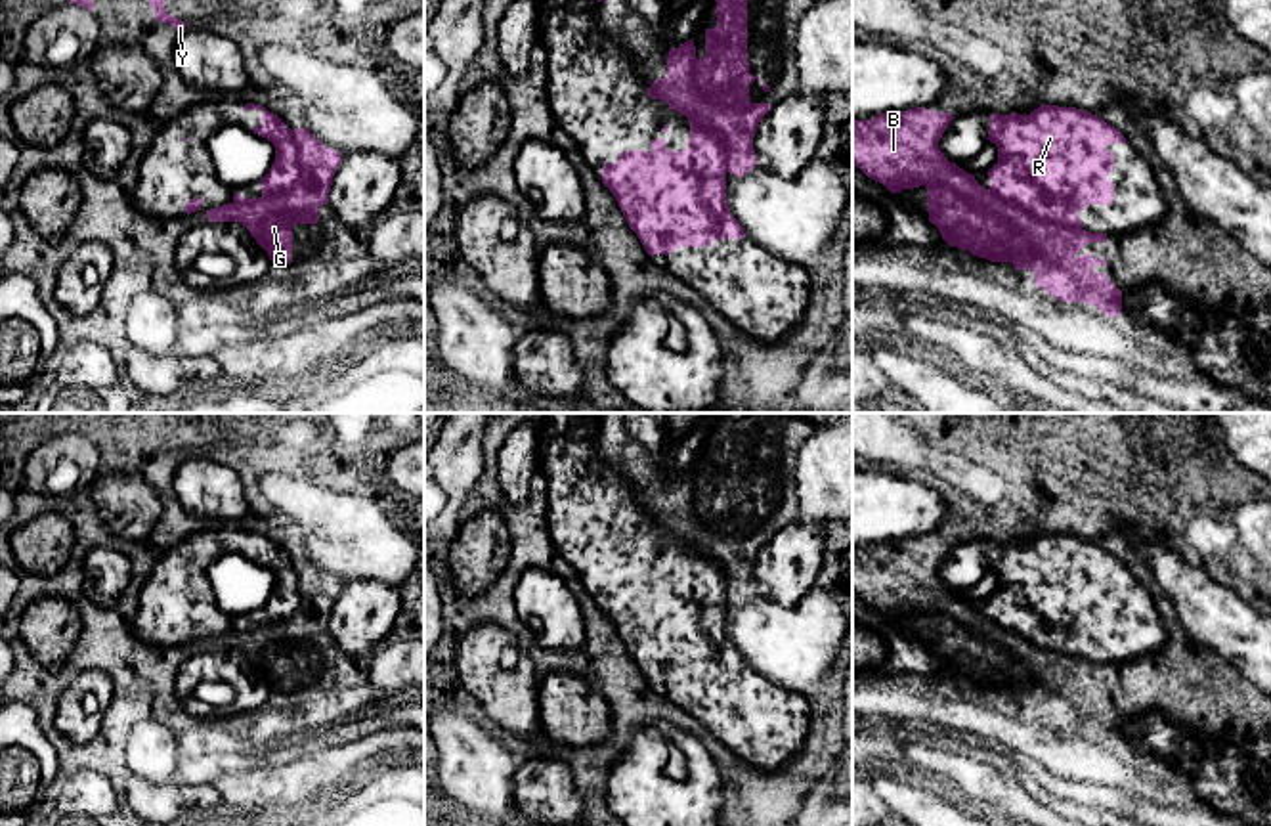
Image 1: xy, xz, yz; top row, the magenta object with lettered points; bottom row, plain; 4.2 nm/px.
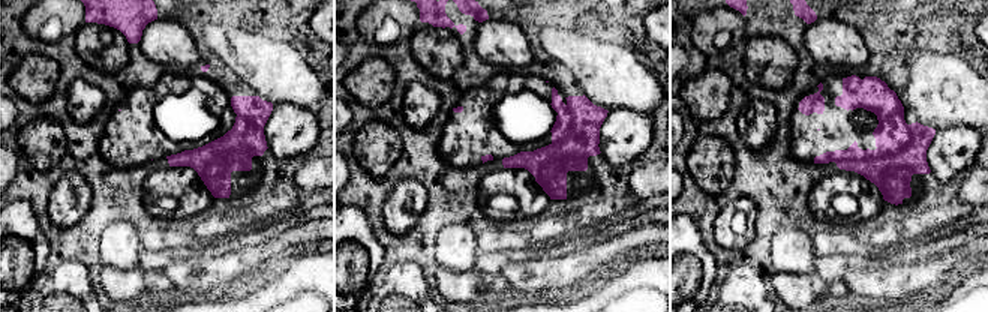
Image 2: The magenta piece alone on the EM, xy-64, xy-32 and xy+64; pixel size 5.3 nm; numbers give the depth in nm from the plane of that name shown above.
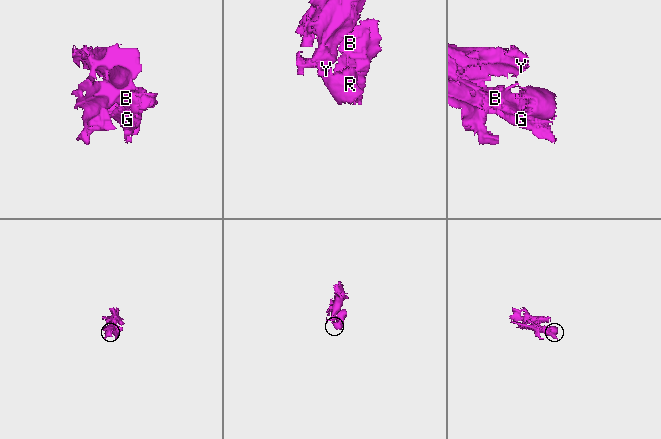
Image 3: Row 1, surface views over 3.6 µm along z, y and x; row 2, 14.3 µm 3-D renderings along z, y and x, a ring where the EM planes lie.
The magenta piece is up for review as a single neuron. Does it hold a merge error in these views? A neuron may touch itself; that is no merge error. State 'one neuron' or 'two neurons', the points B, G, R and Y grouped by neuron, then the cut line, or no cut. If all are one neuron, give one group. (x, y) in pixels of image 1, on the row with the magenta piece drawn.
two neurons; B G Y / R; cut in yz along (989, 190), (1038, 218), (1080, 230)

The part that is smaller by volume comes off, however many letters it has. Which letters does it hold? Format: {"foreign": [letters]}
{"foreign": ["R"]}

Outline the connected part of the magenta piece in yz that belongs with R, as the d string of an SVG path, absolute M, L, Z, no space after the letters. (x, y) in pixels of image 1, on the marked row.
M1044 103L1030 115L992 113L986 140L998 147L998 163L986 172L990 191L1038 220L1082 229L1078 214L1088 205L1114 203L1114 184L1107 180L1114 168L1114 153L1107 145L1128 140L1097 115Z

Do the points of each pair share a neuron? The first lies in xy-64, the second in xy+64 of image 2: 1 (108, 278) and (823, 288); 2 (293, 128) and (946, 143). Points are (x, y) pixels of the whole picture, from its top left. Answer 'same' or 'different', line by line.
1: same
2: same

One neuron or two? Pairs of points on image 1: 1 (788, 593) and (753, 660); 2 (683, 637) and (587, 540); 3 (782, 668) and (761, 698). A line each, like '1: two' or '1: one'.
1: two
2: one
3: two

